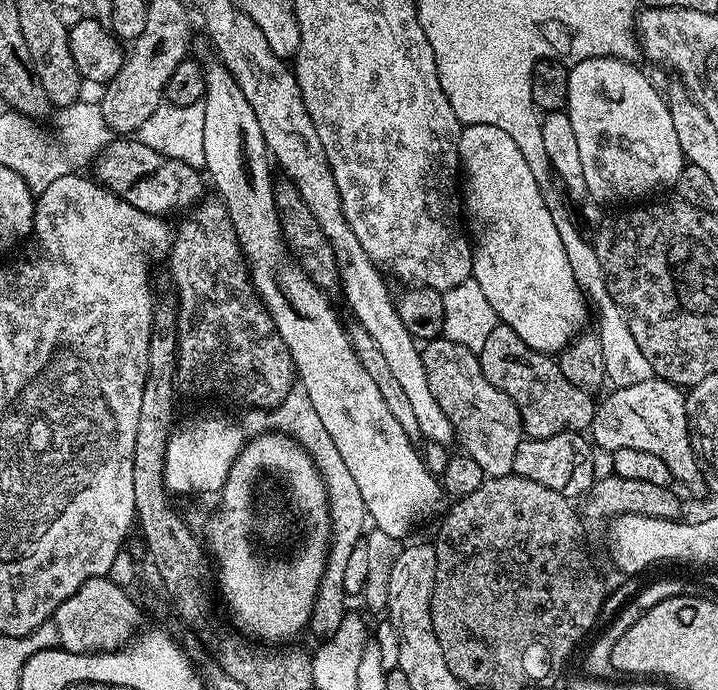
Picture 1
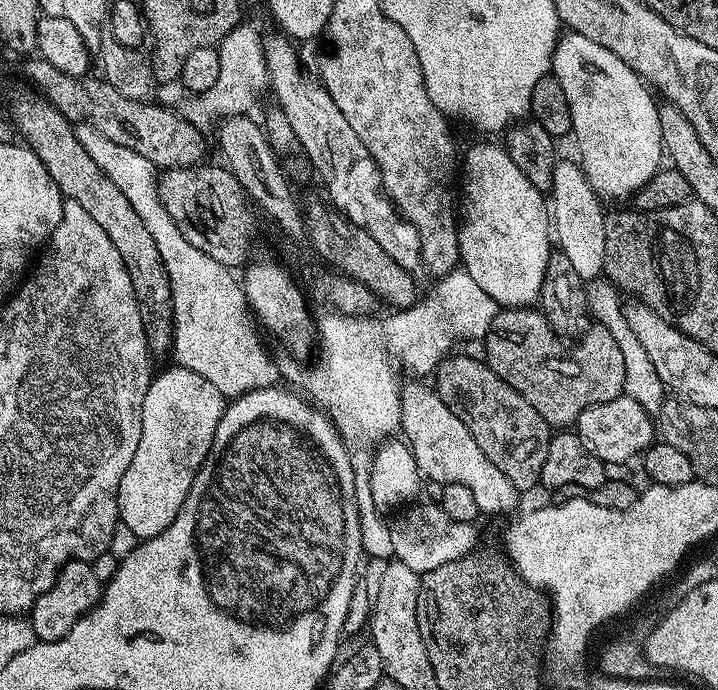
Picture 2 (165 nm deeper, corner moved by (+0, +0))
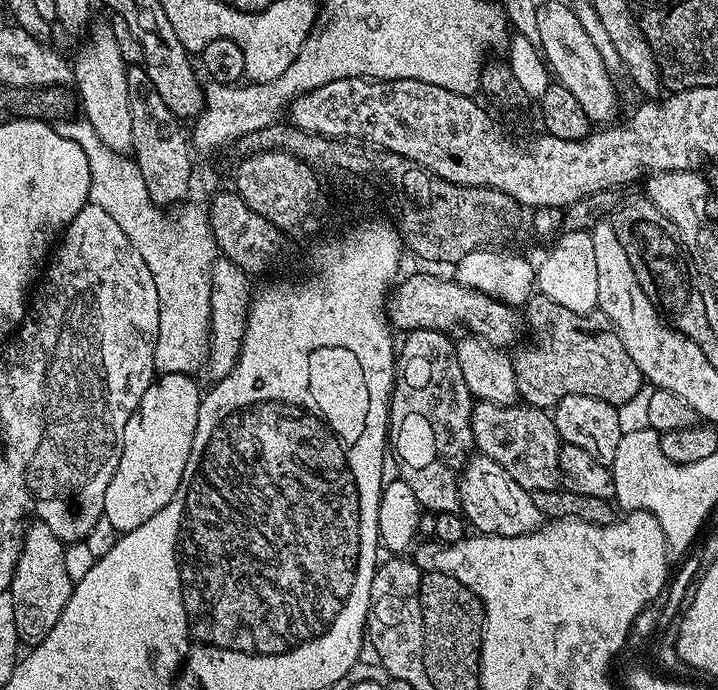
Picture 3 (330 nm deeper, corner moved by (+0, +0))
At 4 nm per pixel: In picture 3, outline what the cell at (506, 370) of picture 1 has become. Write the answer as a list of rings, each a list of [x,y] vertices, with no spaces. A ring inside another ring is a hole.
[[[539,294],[529,295],[526,303],[528,303],[528,320],[526,316],[528,345],[525,348],[517,347],[516,357],[511,357],[510,360],[513,374],[516,375],[516,391],[525,405],[552,410],[555,409],[557,402],[567,396],[589,396],[619,406],[634,398],[642,387],[642,377],[638,366],[634,366],[634,358],[626,354],[626,346],[622,346],[615,332],[611,330],[583,332],[582,329],[575,328],[572,325],[574,314],[566,310],[566,306],[558,306],[558,302]]]

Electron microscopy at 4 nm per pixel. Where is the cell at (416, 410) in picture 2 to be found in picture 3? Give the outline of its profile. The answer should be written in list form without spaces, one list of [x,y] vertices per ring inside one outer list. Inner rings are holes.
[[[483,454],[473,455],[463,469],[458,481],[458,508],[463,519],[471,527],[473,524],[477,533],[486,536],[524,536],[527,532],[535,532],[542,523],[532,493],[518,486],[505,468]]]

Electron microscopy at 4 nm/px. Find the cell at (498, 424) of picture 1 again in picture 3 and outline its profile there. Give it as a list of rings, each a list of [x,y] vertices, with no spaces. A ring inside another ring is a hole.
[[[481,400],[472,405],[472,439],[475,447],[483,455],[490,457],[498,466],[502,466],[526,491],[533,492],[555,492],[561,483],[560,475],[560,450],[562,441],[556,433],[556,423],[551,415],[543,408],[531,406],[504,407],[492,401]]]

